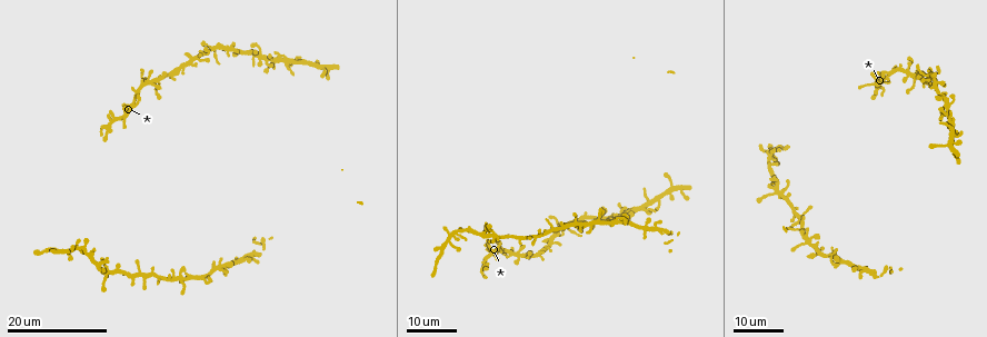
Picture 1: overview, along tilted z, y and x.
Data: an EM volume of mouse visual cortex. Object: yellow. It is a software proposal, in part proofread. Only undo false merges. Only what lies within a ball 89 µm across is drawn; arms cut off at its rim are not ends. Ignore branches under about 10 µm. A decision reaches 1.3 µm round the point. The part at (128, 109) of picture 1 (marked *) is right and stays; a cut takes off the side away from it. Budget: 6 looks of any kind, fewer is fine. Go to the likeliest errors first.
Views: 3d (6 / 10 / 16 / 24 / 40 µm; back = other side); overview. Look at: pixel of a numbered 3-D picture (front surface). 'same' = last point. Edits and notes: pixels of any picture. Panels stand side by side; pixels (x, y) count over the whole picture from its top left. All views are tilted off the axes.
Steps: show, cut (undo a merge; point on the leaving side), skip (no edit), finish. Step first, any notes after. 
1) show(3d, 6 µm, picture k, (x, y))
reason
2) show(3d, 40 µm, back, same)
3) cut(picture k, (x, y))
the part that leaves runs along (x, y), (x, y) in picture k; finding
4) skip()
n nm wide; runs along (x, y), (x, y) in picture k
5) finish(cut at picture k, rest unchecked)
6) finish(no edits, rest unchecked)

show(3d, 16 µm, picture 1, (450, 235))
looks like a crossing

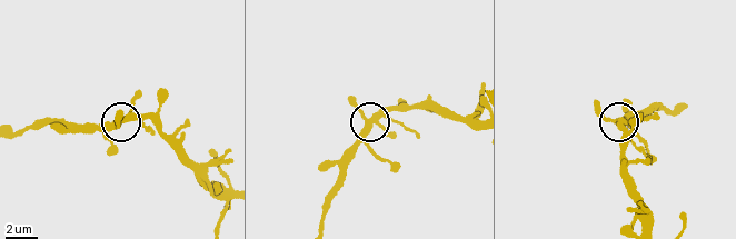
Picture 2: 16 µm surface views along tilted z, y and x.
show(3d, 10 µm, picture 2, (129, 116))
zoom in

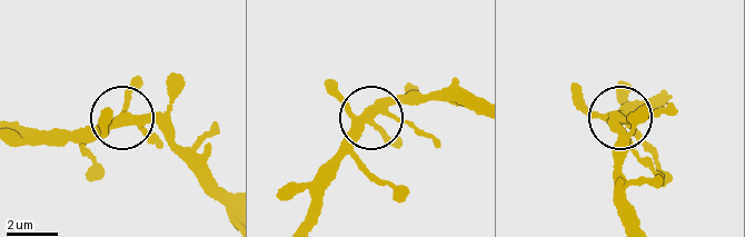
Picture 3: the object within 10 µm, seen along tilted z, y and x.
skip()
5 arms; continuous, no second neuron

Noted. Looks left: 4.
show(3d, 16 µm, picture 1, (670, 187))
thin arm on a thick one

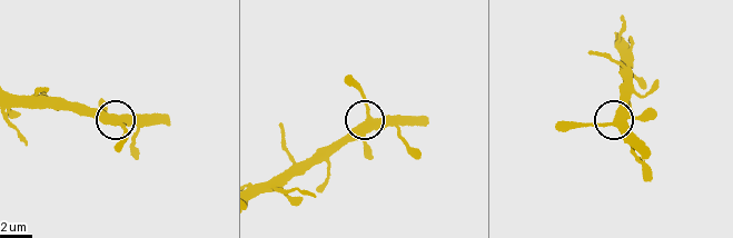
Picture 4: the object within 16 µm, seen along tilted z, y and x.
show(3d, 6 µm, picture 4, (615, 117))

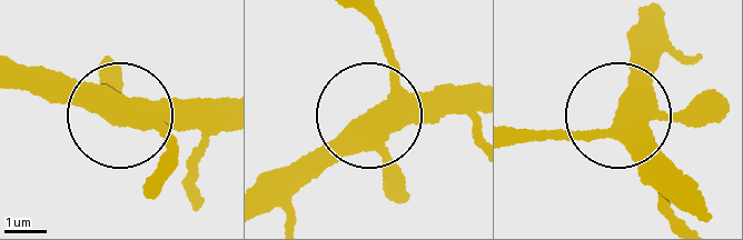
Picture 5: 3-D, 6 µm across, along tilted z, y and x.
skip()
runs along (663, 13), (603, 134), (546, 143) in picture 5; one neuron here

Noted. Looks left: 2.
finish(no edits, rest unchecked)

